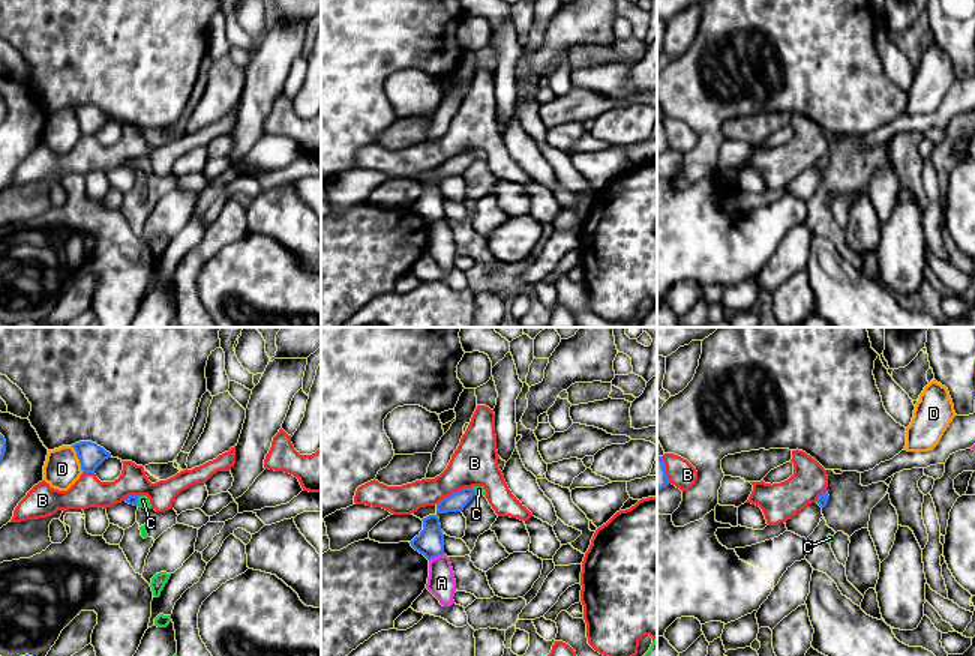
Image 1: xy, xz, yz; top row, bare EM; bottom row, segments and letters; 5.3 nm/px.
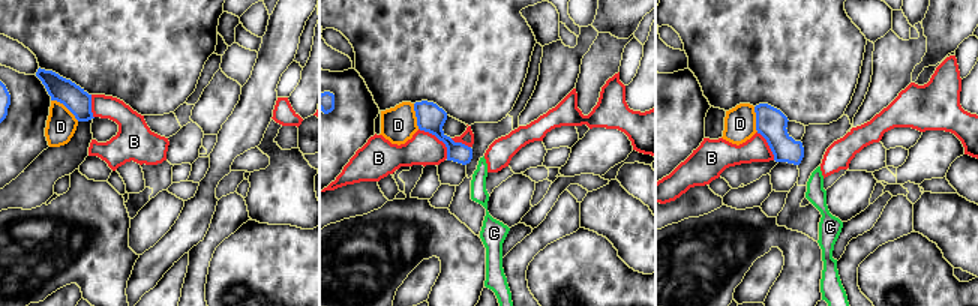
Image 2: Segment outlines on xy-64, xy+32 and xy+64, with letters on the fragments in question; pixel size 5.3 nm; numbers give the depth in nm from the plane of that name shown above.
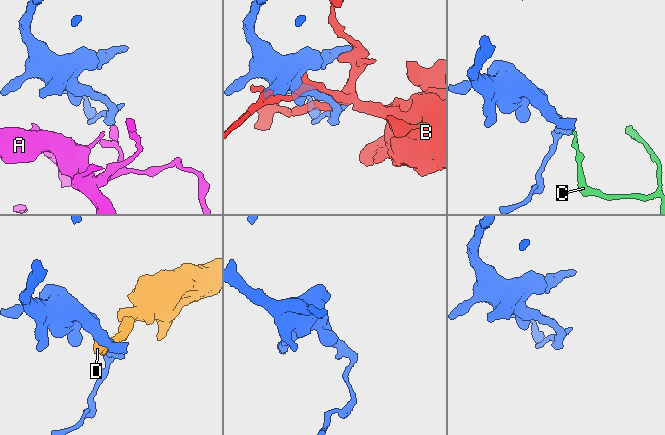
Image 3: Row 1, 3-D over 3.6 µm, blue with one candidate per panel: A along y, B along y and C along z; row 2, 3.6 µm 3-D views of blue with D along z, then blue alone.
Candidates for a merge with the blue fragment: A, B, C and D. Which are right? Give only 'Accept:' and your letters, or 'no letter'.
Accept: C

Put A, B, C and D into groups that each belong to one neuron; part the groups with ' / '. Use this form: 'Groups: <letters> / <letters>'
Groups: A / B / C / D

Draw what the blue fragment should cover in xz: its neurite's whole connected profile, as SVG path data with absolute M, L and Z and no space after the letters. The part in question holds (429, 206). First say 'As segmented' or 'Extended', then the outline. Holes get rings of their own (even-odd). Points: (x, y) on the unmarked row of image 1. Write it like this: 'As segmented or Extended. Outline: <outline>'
As segmented. Outline: M429 179L422 185L423 194L410 207L428 224L432 224L444 218L444 198L441 194L440 182L436 179Z

